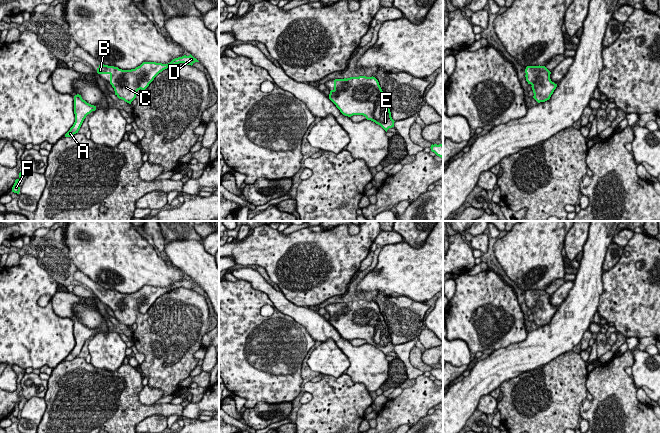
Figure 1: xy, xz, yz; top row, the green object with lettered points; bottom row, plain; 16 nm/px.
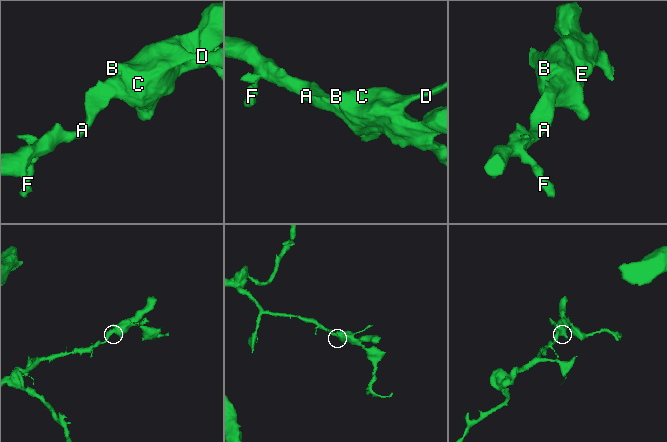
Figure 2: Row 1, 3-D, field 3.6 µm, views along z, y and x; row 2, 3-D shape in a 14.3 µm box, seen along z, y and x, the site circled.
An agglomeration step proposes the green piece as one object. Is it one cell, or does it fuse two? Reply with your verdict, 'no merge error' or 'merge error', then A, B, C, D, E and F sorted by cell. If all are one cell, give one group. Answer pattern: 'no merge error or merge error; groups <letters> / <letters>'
no merge error; groups A B C D E F

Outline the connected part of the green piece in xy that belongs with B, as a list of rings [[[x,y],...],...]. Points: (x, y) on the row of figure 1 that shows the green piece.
[[[190,54],[189,56],[184,55],[175,58],[168,64],[143,62],[140,66],[131,70],[122,70],[118,67],[100,63],[97,68],[97,73],[109,74],[110,84],[114,88],[115,95],[119,99],[131,104],[136,98],[137,91],[140,89],[145,90],[154,78],[163,70],[179,63],[192,66],[195,62],[199,61]]]

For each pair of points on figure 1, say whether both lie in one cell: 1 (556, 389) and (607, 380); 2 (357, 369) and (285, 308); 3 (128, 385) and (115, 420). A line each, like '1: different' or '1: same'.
1: different
2: same
3: same

